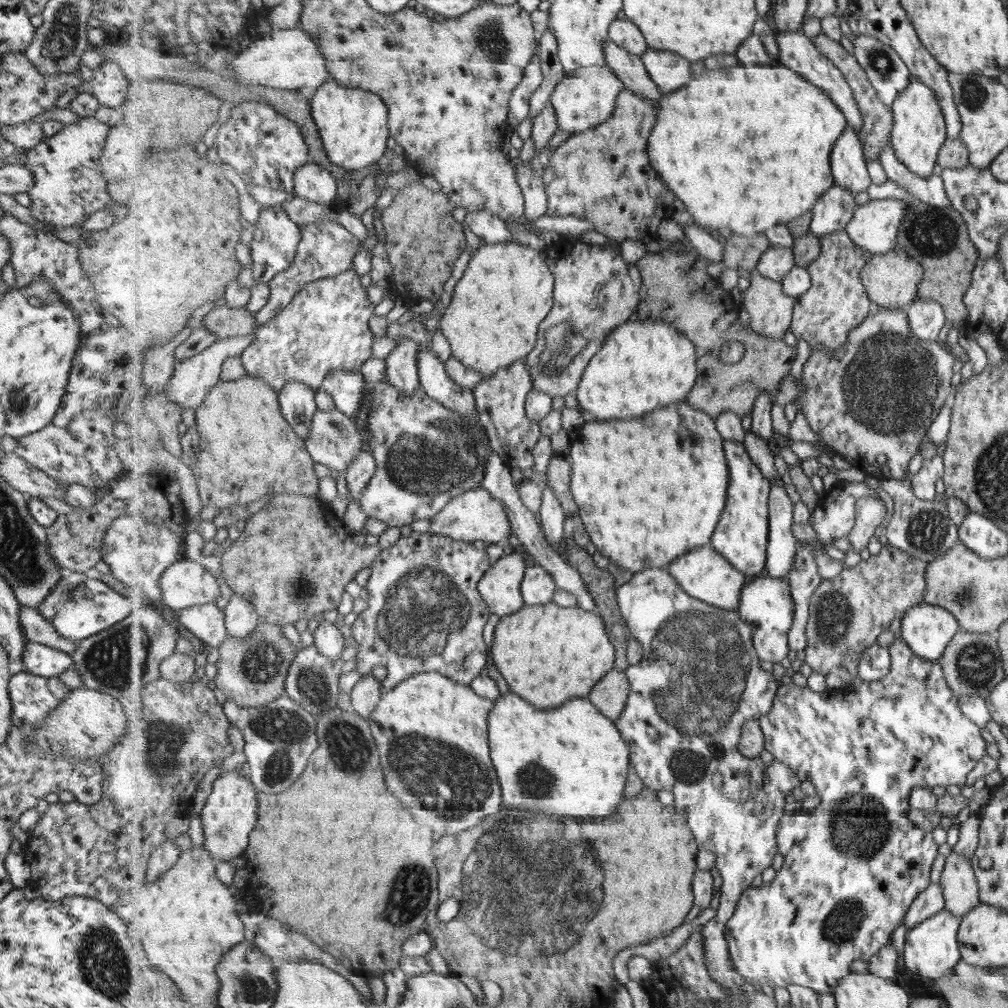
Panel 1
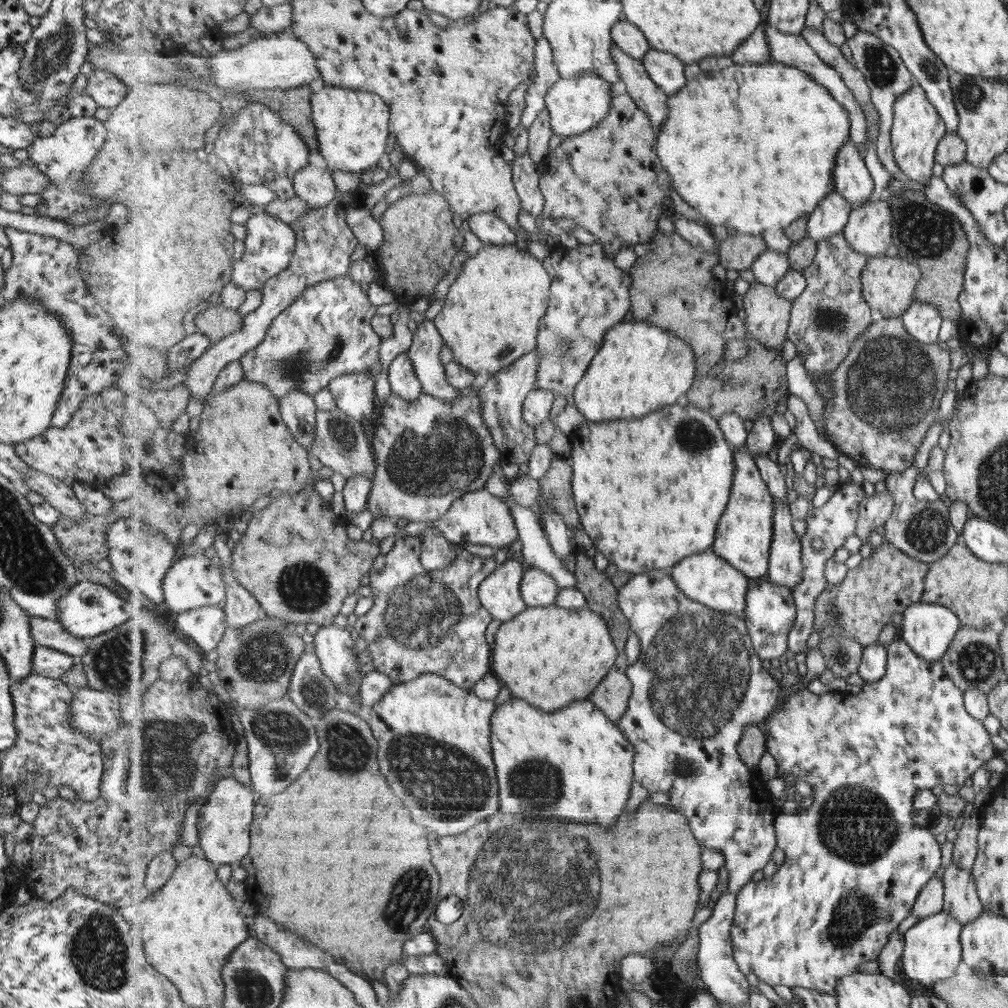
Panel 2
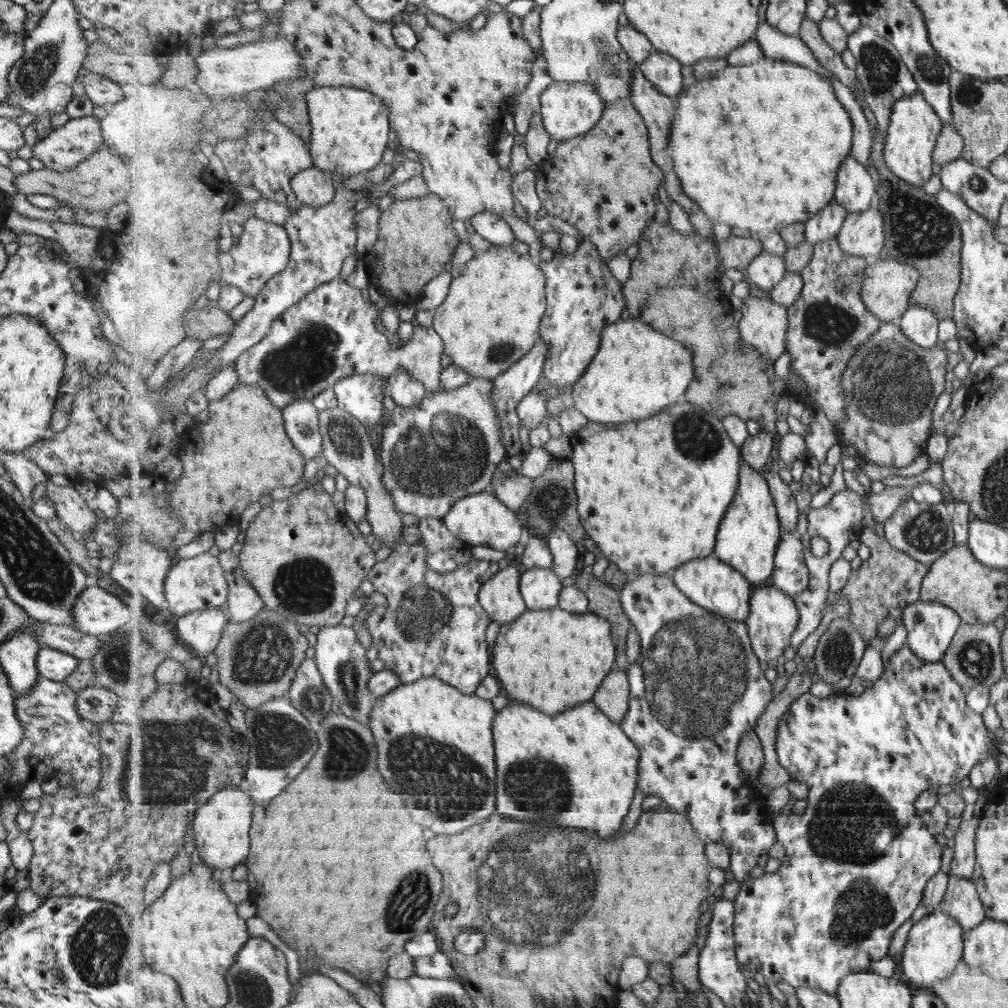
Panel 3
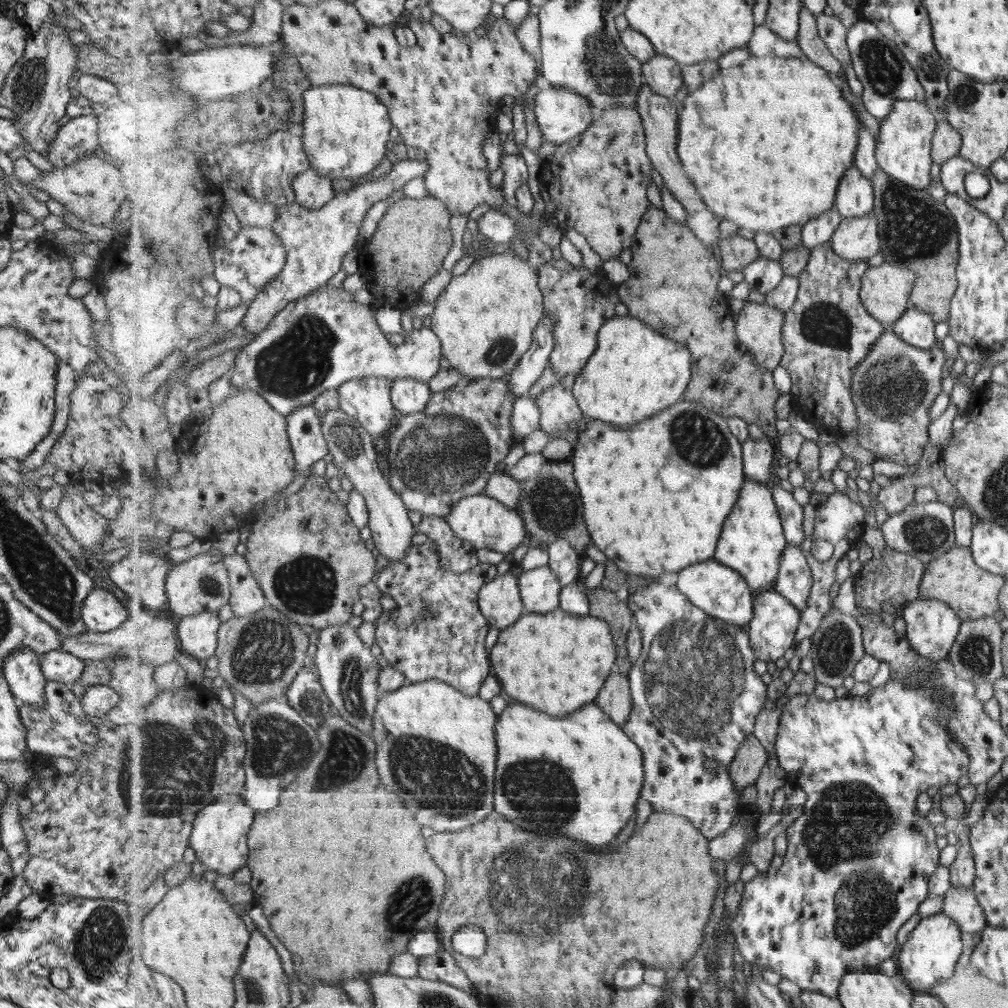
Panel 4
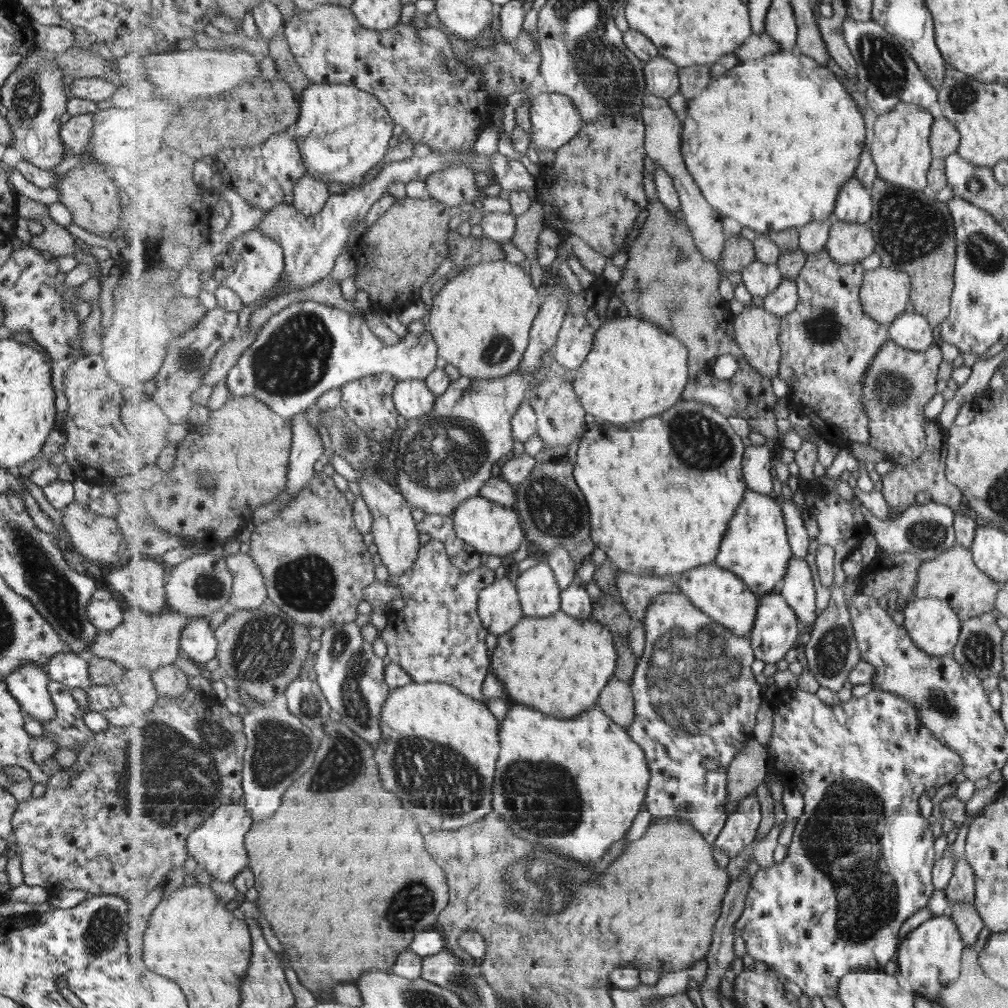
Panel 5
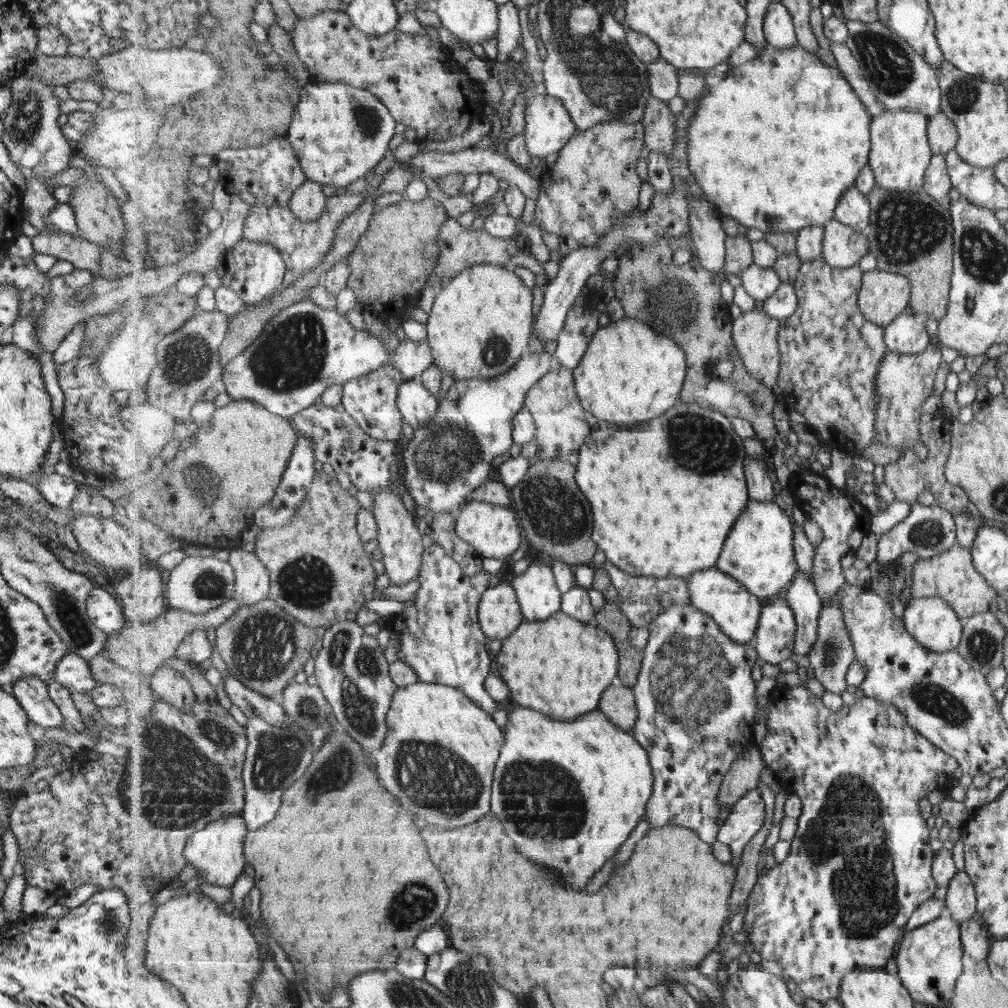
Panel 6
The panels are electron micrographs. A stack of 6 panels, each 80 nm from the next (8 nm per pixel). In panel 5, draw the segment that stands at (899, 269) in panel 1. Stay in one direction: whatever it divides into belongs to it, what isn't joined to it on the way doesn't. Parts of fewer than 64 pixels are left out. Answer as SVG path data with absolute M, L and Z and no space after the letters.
M880 265L866 270L860 289L864 311L873 320L890 326L910 309L911 276L895 267Z

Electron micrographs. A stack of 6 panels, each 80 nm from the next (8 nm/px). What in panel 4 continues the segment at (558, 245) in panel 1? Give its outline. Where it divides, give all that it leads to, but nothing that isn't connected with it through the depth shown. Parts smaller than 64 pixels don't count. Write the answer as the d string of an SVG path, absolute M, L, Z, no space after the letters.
M562 257L551 259L539 266L539 288L545 297L546 314L554 318L555 348L550 364L557 376L572 374L577 377L587 366L598 347L601 327L615 318L615 306L619 304L619 287L605 275L593 274L585 264L578 267L569 264Z

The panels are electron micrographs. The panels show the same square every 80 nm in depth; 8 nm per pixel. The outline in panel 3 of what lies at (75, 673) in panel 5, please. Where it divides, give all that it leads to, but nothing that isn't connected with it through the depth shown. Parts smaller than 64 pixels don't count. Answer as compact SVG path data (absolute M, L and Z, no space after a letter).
M38 647L35 659L39 676L55 682L65 680L77 663L78 659L74 656L47 647Z

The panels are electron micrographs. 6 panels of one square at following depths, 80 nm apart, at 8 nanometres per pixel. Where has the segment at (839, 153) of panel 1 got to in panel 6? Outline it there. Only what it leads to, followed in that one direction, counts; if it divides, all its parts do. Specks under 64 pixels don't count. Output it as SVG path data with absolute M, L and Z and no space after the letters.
M857 185L847 189L847 192L839 201L834 219L841 221L843 224L852 226L858 231L867 231L872 217L872 206L870 197Z

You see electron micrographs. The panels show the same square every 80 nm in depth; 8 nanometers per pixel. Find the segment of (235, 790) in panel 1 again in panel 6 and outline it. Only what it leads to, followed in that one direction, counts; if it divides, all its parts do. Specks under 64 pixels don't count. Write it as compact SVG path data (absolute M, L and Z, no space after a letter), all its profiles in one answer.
M225 815L204 829L195 831L186 844L185 856L195 866L197 876L204 883L210 882L222 887L233 886L243 870L247 870L247 859L244 852L244 840L250 830L245 817L241 815Z

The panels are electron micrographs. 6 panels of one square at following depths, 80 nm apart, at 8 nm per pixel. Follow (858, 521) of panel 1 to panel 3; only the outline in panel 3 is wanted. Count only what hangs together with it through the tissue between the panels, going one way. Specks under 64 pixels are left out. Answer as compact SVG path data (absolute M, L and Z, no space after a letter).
M887 486L882 493L867 495L868 505L872 519L877 524L885 524L887 520L893 517L897 512L897 508L903 504L903 500L911 500L912 488L904 488L904 486Z

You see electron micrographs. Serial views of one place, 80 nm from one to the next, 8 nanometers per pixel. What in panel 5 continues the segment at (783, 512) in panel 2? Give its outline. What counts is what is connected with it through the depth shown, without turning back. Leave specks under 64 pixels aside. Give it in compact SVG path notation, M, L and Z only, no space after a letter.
M793 557L787 567L787 574L779 589L791 608L795 609L804 630L800 632L800 643L807 644L813 634L819 614L816 614L816 586L812 568L806 560Z

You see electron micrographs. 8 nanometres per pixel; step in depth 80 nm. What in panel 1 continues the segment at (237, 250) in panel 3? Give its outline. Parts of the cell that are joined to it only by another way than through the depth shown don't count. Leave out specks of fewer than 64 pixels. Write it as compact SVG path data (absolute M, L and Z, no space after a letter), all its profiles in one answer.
M281 205L262 210L253 234L250 245L252 266L244 267L244 272L238 278L238 282L251 290L258 284L270 283L276 274L288 270L297 256L299 243L304 238L300 224L297 224Z

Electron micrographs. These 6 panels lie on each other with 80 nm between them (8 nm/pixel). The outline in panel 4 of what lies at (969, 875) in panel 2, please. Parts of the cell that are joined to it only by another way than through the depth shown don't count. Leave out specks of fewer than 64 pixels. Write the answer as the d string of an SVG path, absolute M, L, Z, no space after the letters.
M951 887L941 909L957 922L962 932L975 934L986 925L982 908L975 898L974 887Z

